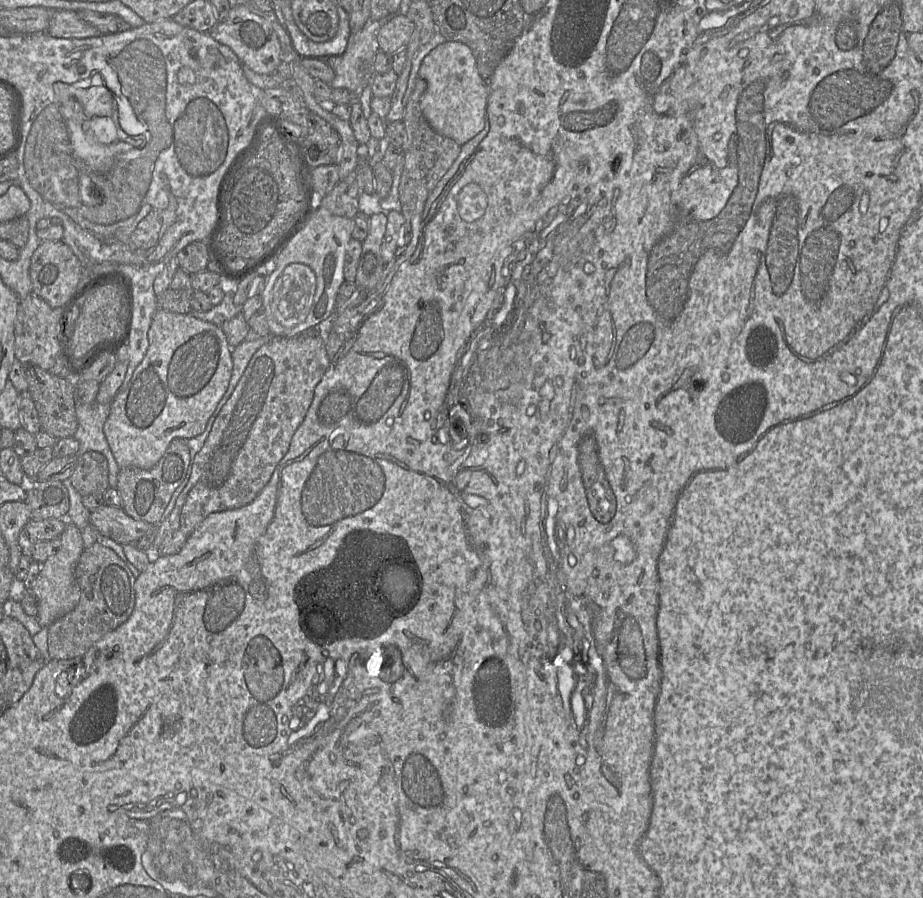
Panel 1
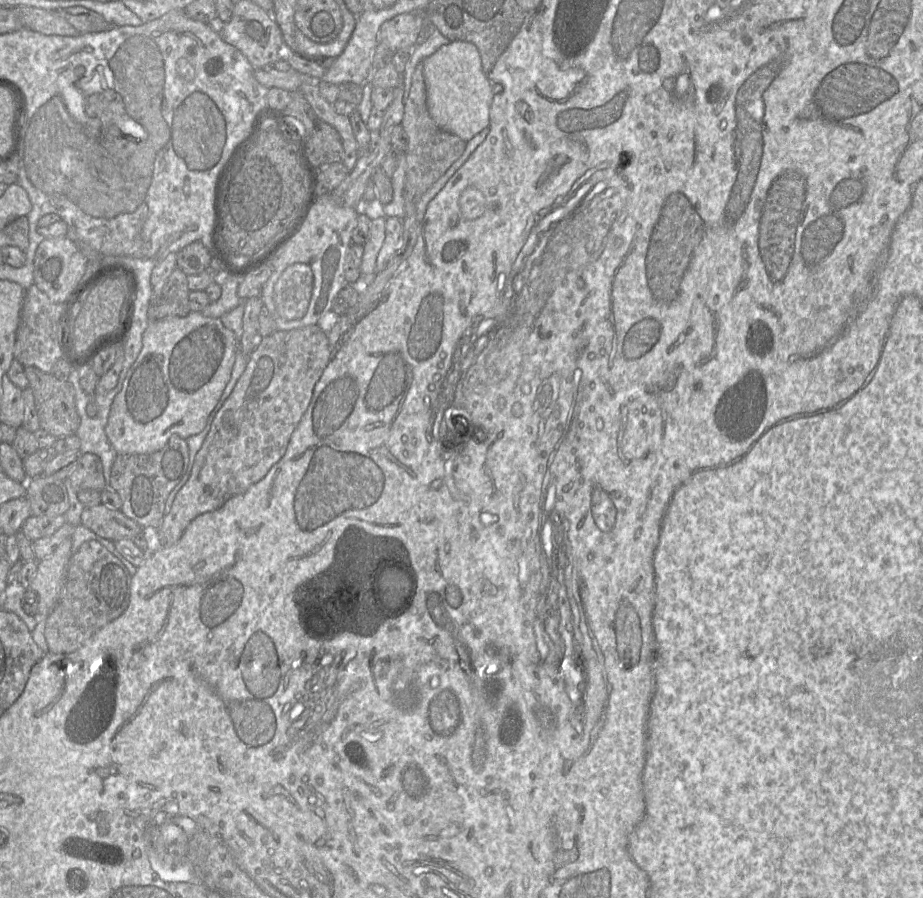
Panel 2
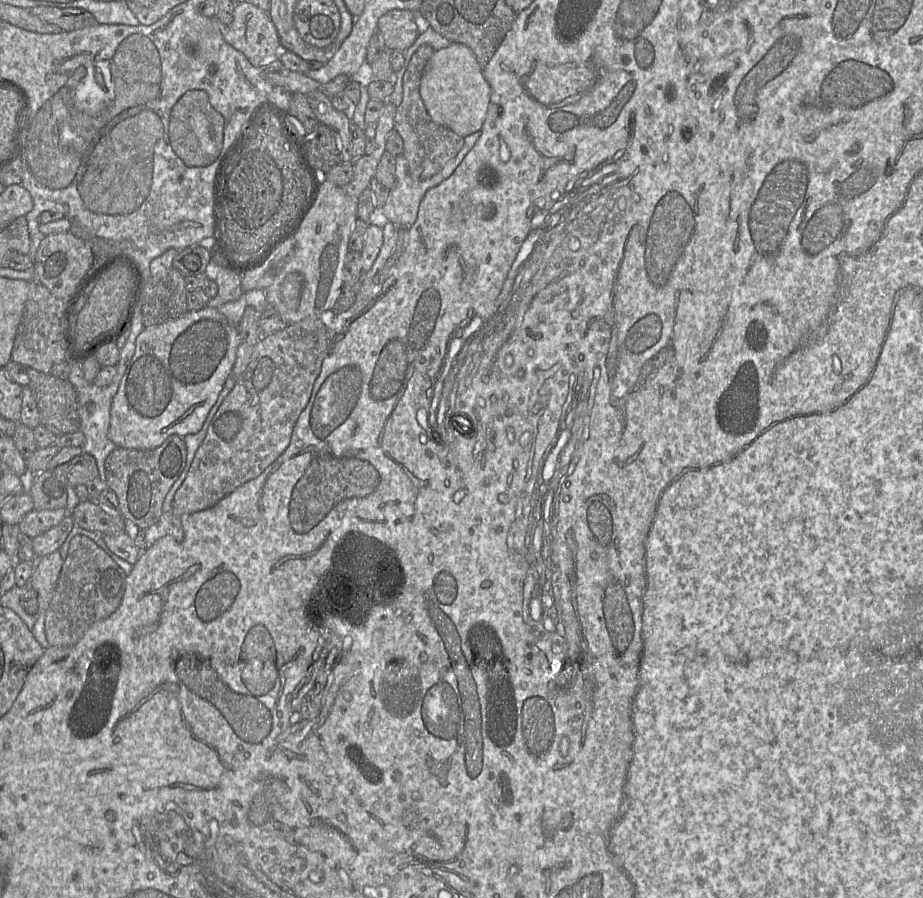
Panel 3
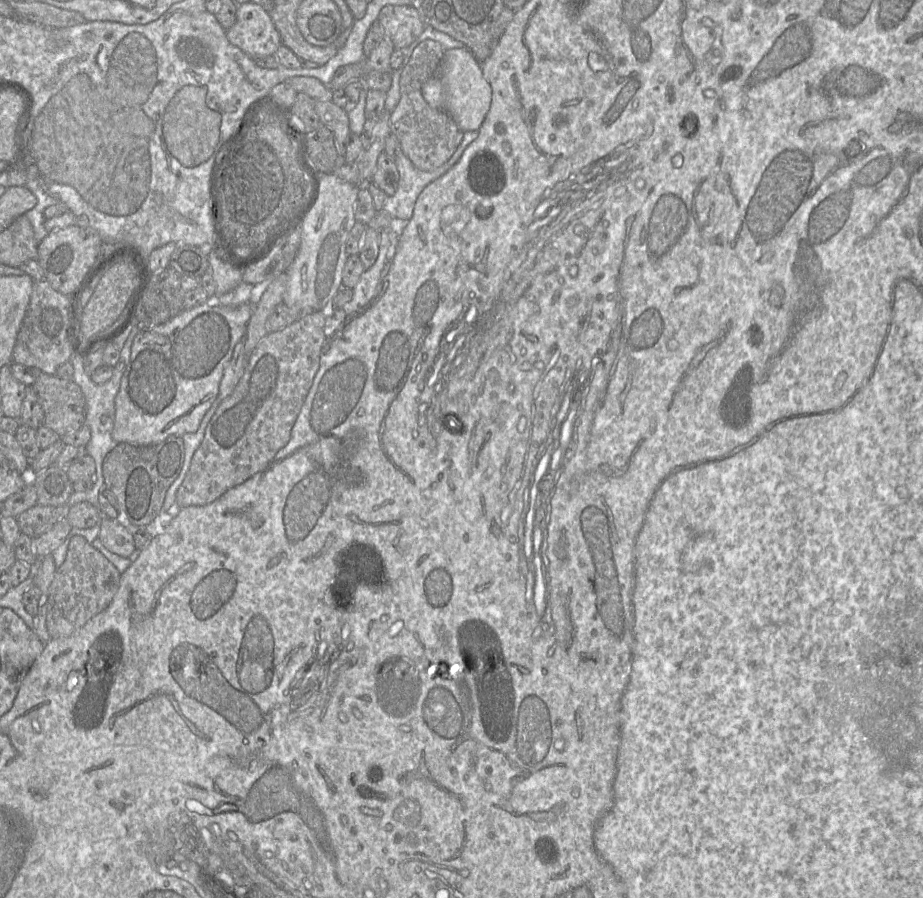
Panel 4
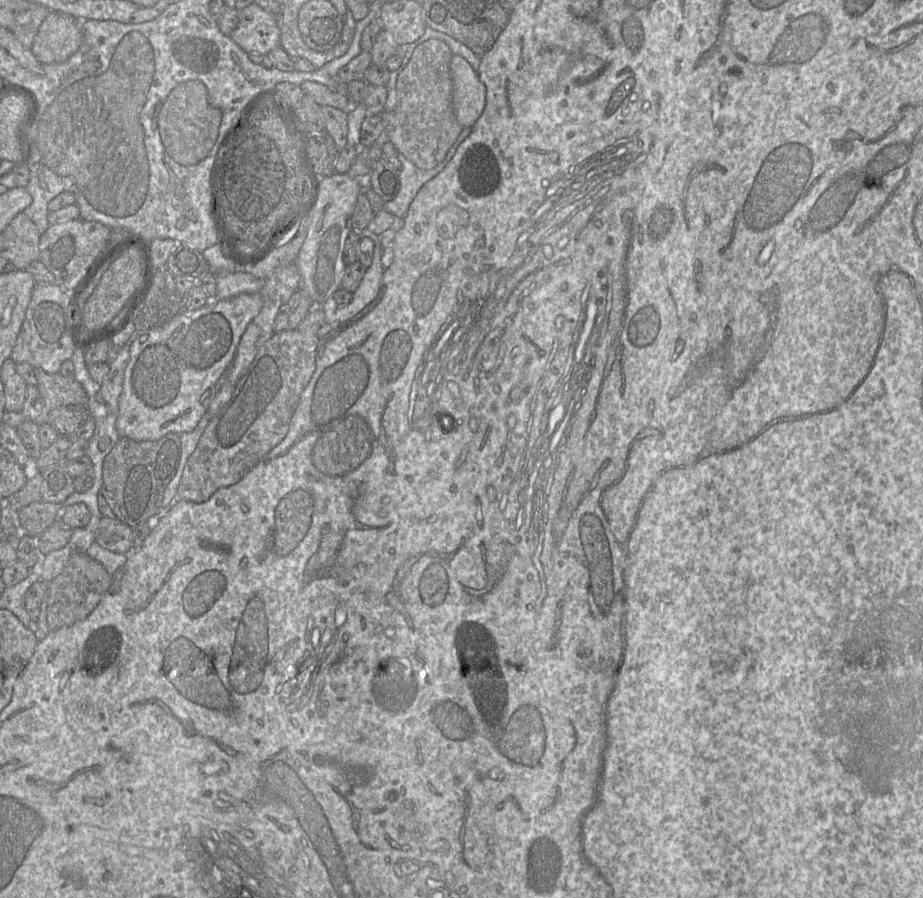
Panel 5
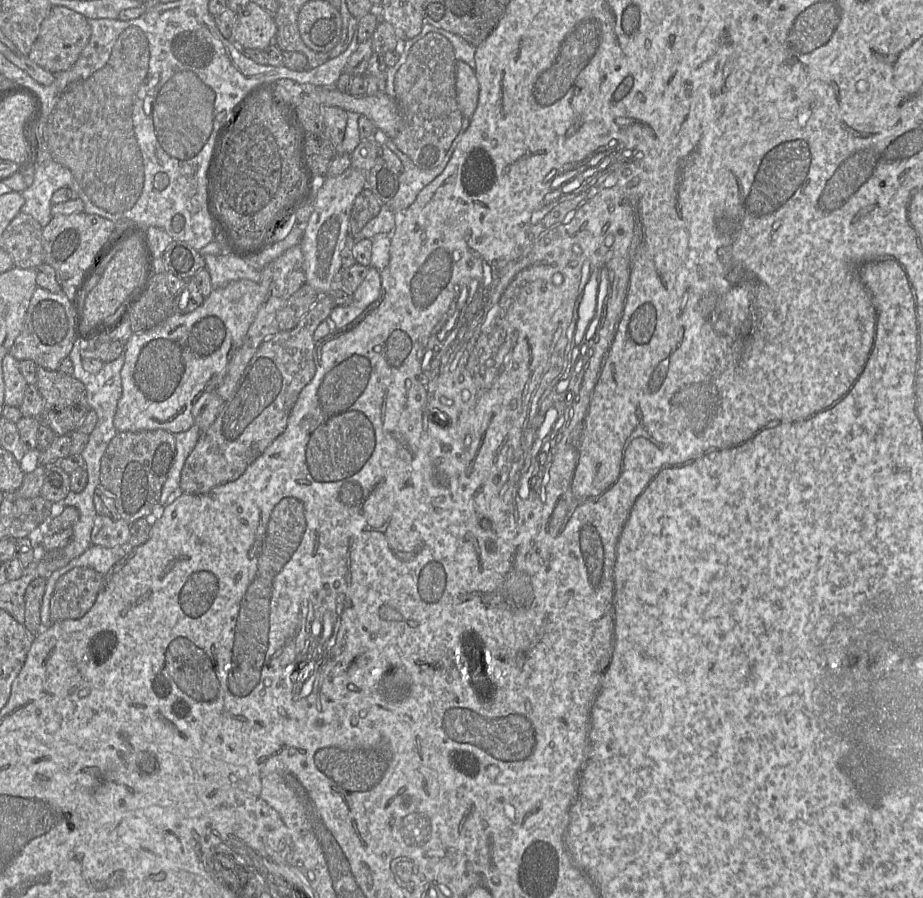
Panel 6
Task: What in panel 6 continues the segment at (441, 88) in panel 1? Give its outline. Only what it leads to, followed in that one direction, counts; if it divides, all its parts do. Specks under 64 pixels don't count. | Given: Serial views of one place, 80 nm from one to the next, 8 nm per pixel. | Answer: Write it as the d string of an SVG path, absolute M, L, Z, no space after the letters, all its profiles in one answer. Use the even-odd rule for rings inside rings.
M465 62L456 63L456 95L463 116L472 118L479 97L479 83L475 71Z

